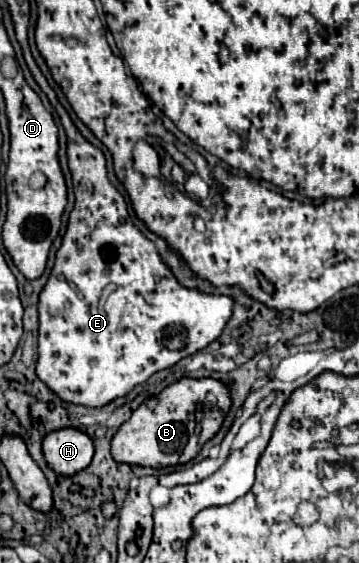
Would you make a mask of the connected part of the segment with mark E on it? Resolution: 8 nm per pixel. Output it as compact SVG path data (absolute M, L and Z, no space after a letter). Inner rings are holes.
M39 70L33 78L47 94L51 106L57 110L67 134L67 164L73 176L75 206L69 214L67 232L47 284L39 294L39 360L35 372L63 402L99 408L115 398L127 396L137 384L151 374L177 364L181 358L195 354L221 336L225 324L233 314L233 298L225 294L203 294L195 288L185 288L177 282L171 268L161 260L155 244L141 234L133 224L125 198L109 182L105 154L97 150L71 122L67 110L59 104L55 90L49 86ZM103 288L111 288L107 300L99 300Z

